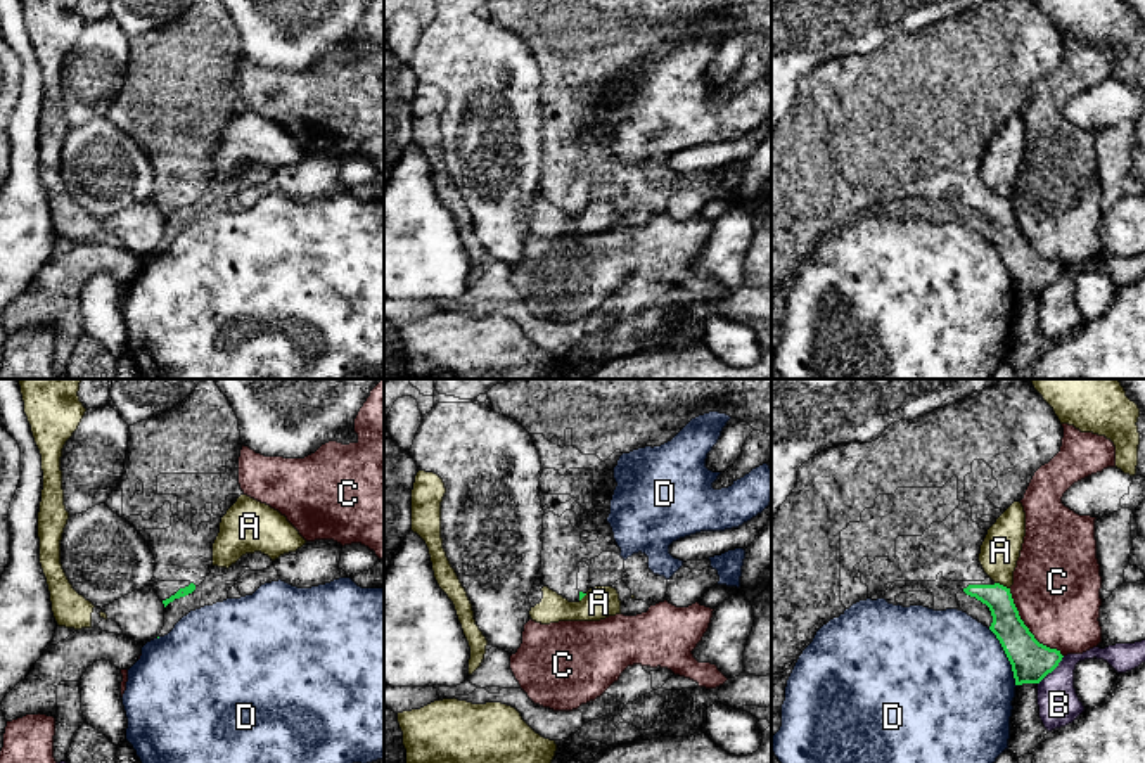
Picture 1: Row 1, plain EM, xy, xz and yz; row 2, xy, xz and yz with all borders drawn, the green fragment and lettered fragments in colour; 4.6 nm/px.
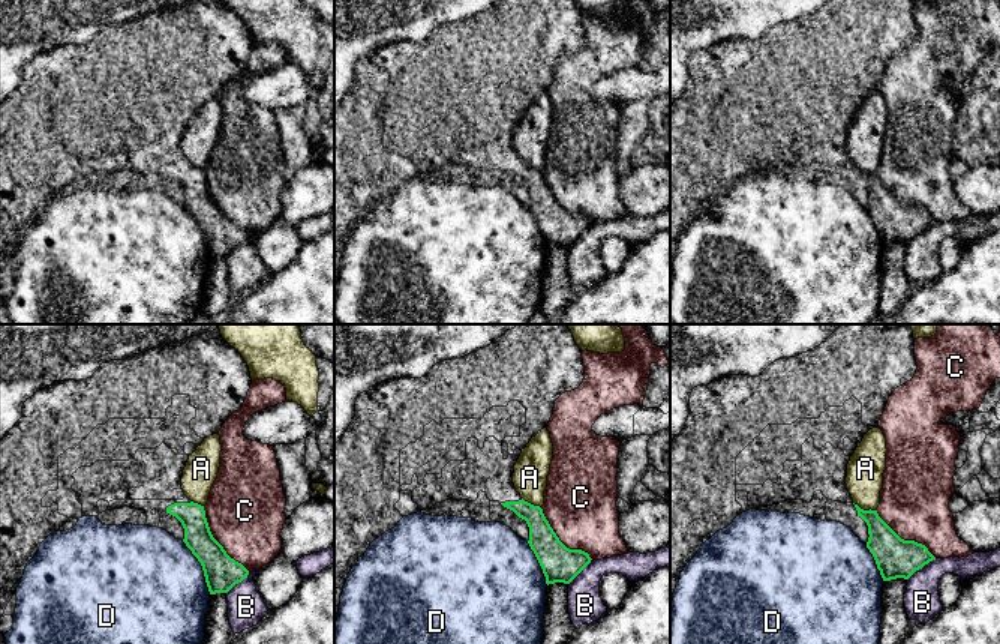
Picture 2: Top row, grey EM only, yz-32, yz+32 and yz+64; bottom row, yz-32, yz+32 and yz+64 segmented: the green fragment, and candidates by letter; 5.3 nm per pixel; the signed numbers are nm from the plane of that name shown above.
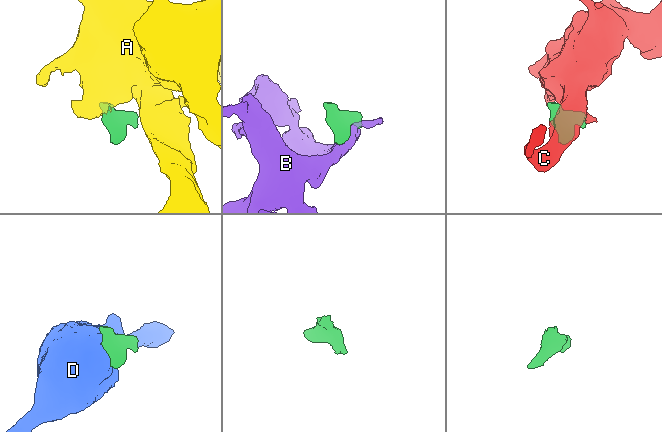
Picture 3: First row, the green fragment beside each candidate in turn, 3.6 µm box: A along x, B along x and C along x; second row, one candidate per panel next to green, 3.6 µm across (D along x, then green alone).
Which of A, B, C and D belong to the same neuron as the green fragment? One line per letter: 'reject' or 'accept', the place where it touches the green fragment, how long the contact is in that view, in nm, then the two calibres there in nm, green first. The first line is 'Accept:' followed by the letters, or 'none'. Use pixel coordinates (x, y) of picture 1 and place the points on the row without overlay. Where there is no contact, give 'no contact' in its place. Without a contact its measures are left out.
Accept: none
A: reject; contact yz (1002, 198); length 80 nm; calibres 150 and 190 nm
B: reject; contact yz (1052, 282); length 180 nm; calibres 190 and 190 nm
C: reject; contact yz (1026, 239); length 400 nm; calibres 190 and 400 nm
D: reject; contact yz (1007, 269); length 300 nm; calibres 190 and 500 nm

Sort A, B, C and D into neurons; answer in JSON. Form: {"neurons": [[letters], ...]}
{"neurons": [["A"], ["B"], ["C"], ["D"]]}

